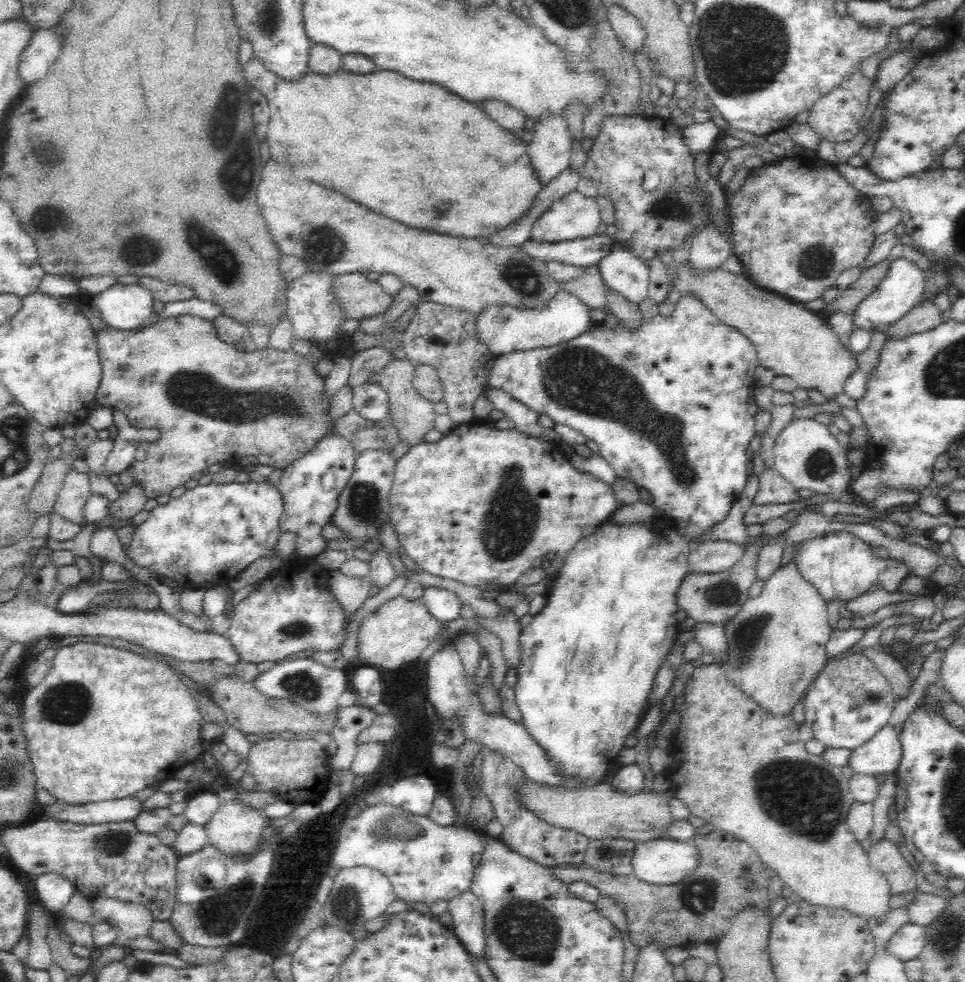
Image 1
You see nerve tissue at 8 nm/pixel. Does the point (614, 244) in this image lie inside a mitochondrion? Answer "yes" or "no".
no

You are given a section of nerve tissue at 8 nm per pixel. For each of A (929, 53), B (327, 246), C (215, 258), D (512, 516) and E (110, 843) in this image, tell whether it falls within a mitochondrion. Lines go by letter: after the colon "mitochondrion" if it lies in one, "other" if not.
A: other
B: mitochondrion
C: mitochondrion
D: mitochondrion
E: mitochondrion

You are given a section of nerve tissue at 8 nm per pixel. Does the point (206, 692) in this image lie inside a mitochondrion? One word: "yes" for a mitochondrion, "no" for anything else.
no

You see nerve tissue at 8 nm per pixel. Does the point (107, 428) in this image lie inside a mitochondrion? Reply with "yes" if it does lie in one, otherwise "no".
no

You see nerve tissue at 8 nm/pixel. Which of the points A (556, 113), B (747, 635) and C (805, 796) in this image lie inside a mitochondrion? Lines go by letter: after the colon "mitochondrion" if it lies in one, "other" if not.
A: other
B: mitochondrion
C: mitochondrion

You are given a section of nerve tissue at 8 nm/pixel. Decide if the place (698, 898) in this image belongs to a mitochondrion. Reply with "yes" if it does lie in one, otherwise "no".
yes

